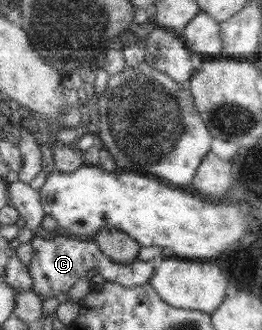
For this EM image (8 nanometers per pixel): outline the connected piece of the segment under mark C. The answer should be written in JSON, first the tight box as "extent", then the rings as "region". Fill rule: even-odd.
{"extent":[29,231,157,300],"region":[[[60,231],[50,238],[33,237],[30,243],[37,252],[29,264],[34,277],[33,291],[39,294],[42,300],[49,296],[57,297],[60,292],[68,292],[80,278],[85,278],[88,272],[98,272],[106,281],[119,282],[132,288],[149,283],[157,268],[154,260],[142,262],[136,259],[128,265],[116,263],[103,253],[95,240],[78,240],[78,236],[69,236]]]}

